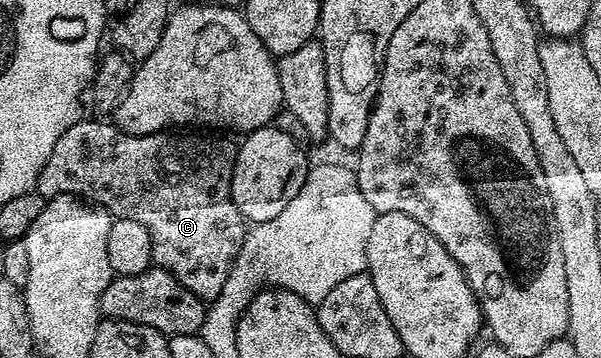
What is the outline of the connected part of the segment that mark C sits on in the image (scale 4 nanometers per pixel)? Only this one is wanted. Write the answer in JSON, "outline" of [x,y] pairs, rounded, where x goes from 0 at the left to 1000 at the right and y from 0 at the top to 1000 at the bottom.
{"outline":[[[133,335],[126,346],[120,346],[120,358],[113,358],[113,369],[106,369],[106,380],[100,380],[100,391],[93,391],[93,413],[87,413],[87,436],[80,436],[80,458],[73,458],[73,469],[63,494],[63,517],[60,522],[63,545],[73,559],[82,559],[101,542],[118,542],[123,553],[133,553],[155,573],[170,578],[171,587],[181,592],[190,609],[211,609],[213,615],[226,615],[233,626],[240,626],[240,637],[246,637],[246,648],[253,659],[255,740],[261,751],[276,754],[286,771],[293,771],[293,782],[300,782],[300,793],[306,793],[306,804],[313,804],[313,816],[319,816],[329,832],[334,832],[338,844],[344,849],[354,844],[359,827],[366,827],[366,804],[373,804],[373,782],[379,782],[379,760],[386,760],[386,737],[406,682],[413,640],[409,612],[404,609],[386,559],[386,492],[389,489],[389,436],[393,427],[391,399],[383,399],[376,388],[381,383],[376,380],[348,385],[343,377],[348,372],[343,369],[208,374],[205,363],[196,360],[188,338],[143,338]]]}

